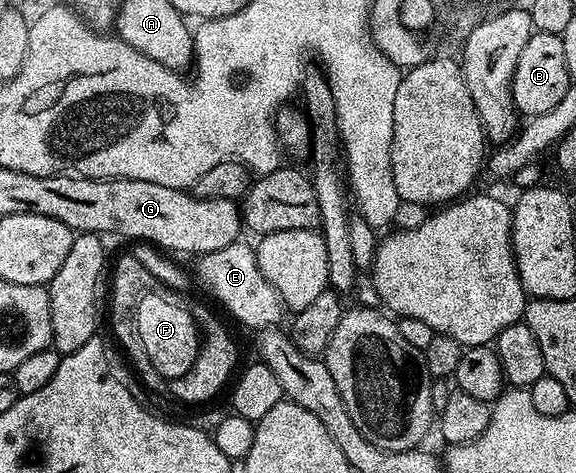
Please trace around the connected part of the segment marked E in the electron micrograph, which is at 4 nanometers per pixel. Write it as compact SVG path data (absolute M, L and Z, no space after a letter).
M235 242L231 246L223 246L223 250L208 252L202 256L197 256L197 268L195 267L195 276L198 281L209 287L209 292L242 324L245 328L257 328L264 330L266 328L277 328L280 320L287 315L287 309L283 298L263 278L263 270L259 270L257 261L257 249L252 243L241 244Z

